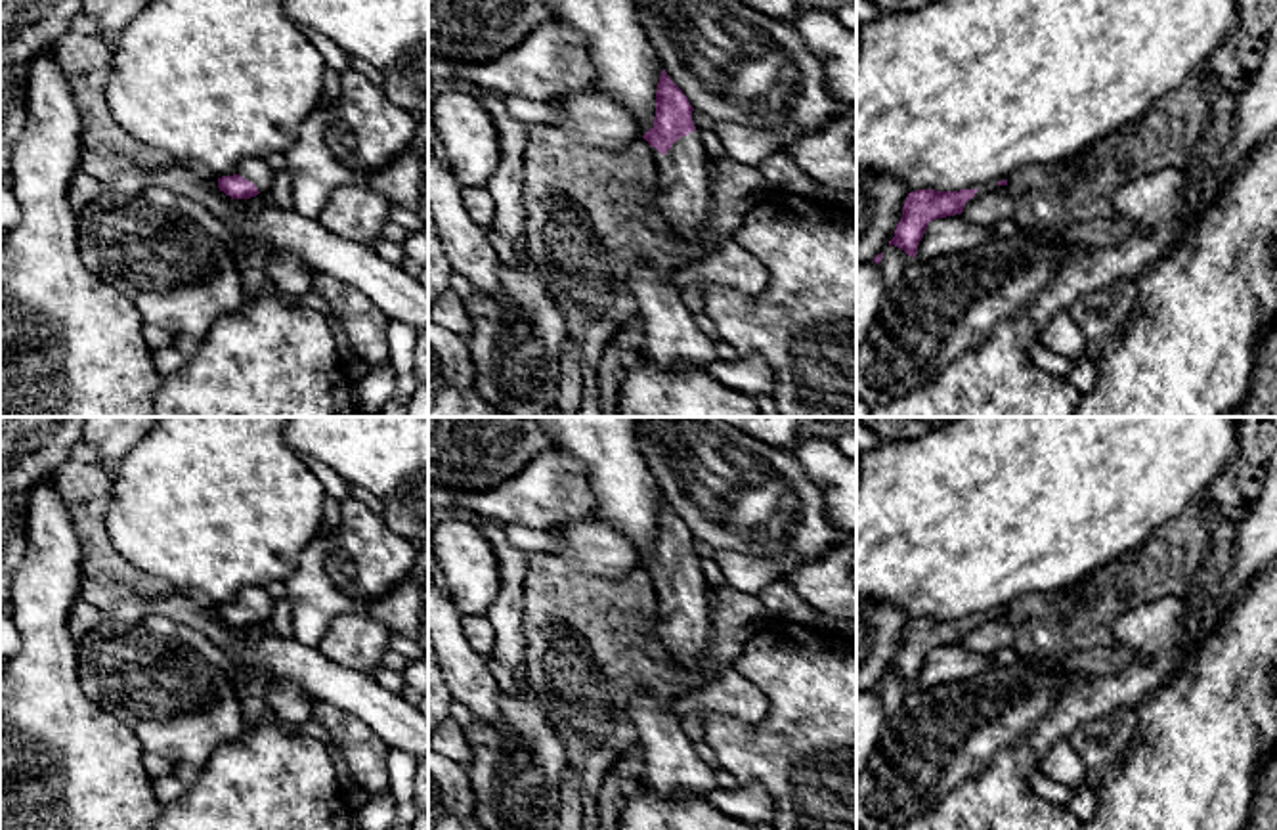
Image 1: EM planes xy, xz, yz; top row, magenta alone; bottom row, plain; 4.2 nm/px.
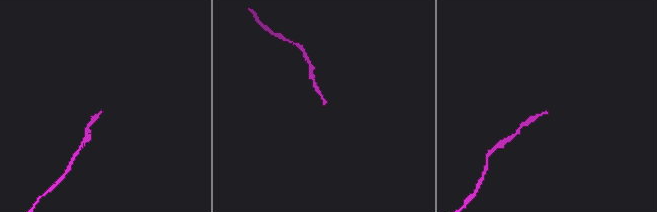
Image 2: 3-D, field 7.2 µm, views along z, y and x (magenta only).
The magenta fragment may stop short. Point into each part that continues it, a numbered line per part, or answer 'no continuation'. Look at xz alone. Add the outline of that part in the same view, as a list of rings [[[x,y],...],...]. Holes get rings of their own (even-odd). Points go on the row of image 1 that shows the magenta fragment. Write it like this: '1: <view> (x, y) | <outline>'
1: xz (683, 184) | [[[696,128],[679,138],[661,155],[652,147],[658,174],[658,208],[671,228],[684,239],[696,235],[709,212],[709,174],[702,132]]]

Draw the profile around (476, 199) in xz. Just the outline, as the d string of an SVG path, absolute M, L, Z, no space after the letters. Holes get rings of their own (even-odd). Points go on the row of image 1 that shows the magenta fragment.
M465 186L461 187L461 199L468 214L482 226L489 229L493 220L495 205L486 187Z

